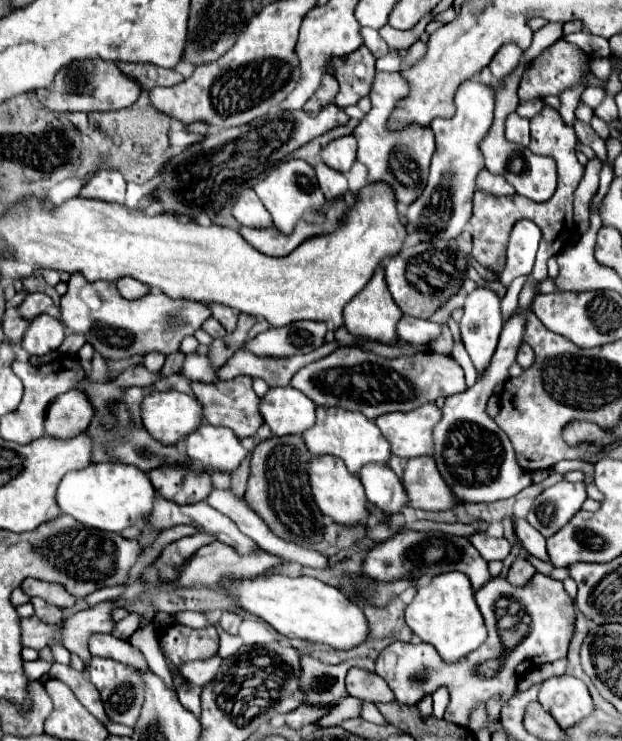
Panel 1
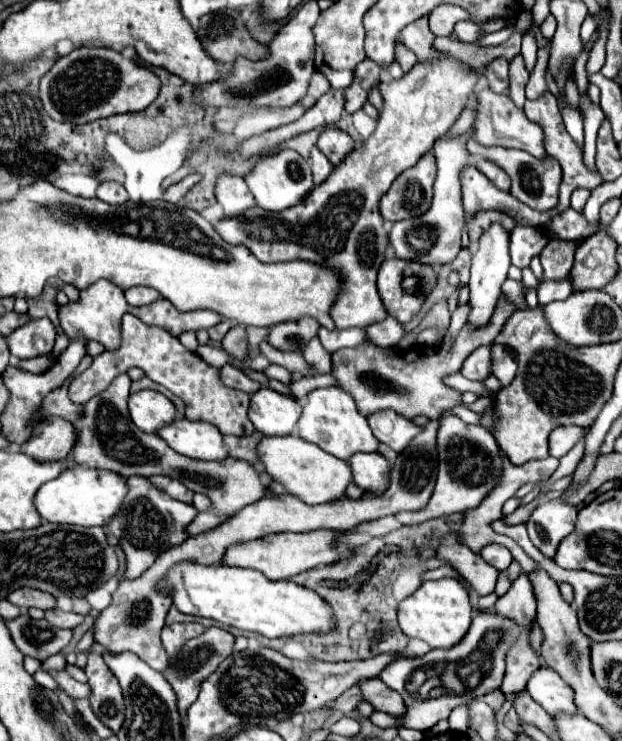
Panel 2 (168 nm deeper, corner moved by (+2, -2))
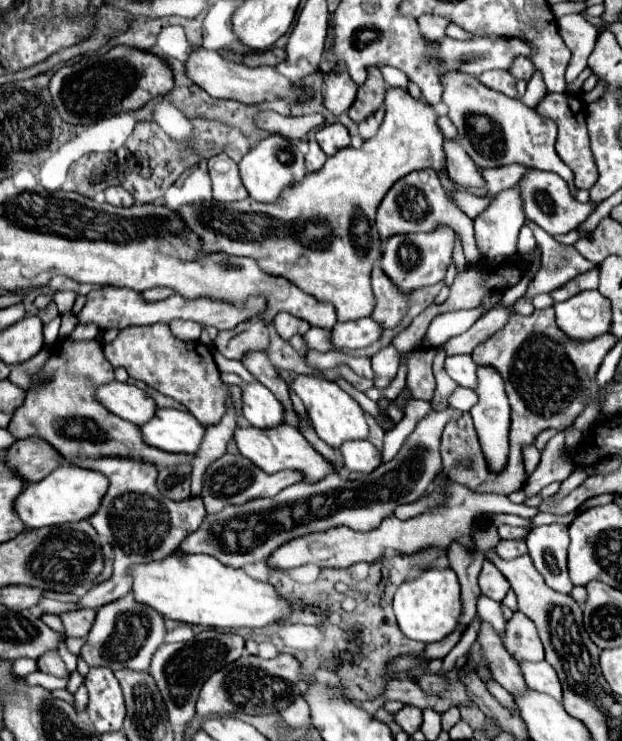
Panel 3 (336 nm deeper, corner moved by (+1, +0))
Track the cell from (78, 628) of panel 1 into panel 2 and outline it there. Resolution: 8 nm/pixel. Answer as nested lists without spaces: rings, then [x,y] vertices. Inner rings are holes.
[[[26,613],[6,623],[10,627],[12,639],[16,647],[38,661],[48,659],[50,655],[56,655],[68,647],[72,641],[74,631],[70,629],[56,629],[48,621],[34,621]]]

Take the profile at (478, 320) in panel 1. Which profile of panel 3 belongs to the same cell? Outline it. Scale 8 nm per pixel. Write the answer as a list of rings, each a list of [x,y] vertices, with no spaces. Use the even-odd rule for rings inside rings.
[[[519,187],[495,195],[489,207],[473,219],[475,241],[483,257],[507,257],[517,251],[517,235],[525,223]]]

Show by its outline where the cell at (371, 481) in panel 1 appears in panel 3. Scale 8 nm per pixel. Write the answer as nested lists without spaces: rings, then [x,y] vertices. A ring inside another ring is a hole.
[[[367,439],[345,441],[339,447],[339,453],[341,453],[343,463],[349,471],[371,473],[373,469],[377,469],[377,465],[381,465],[381,453]]]

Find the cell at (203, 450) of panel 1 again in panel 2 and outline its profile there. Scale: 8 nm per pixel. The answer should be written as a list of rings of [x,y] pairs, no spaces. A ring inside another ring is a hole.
[[[178,419],[158,433],[174,451],[190,459],[200,461],[222,461],[228,457],[224,447],[224,435],[216,427],[204,421]]]

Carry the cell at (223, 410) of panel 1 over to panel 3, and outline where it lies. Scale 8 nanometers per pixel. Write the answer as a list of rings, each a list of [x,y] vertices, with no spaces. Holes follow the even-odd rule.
[[[165,323],[123,329],[115,341],[103,347],[103,351],[113,367],[125,367],[129,377],[143,381],[163,395],[183,403],[201,425],[215,425],[221,421],[227,393],[233,395],[235,409],[241,411],[241,389],[235,385],[225,385],[219,379],[219,369],[213,361],[211,349],[199,341],[179,341],[171,335]]]

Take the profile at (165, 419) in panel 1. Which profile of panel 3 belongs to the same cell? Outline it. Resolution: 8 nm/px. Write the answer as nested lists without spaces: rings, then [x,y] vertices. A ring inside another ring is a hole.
[[[113,381],[107,385],[99,385],[95,391],[95,397],[107,411],[111,411],[113,415],[123,417],[135,425],[149,421],[149,417],[153,415],[153,409],[155,409],[153,399],[145,391],[141,391],[129,383]]]

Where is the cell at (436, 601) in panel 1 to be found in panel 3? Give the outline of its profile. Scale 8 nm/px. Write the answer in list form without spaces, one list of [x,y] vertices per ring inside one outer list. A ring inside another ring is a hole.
[[[439,567],[425,569],[419,577],[411,581],[403,581],[399,585],[393,599],[393,609],[401,631],[409,639],[415,639],[421,643],[441,641],[457,627],[457,617],[461,615],[457,575],[451,569],[439,569]]]

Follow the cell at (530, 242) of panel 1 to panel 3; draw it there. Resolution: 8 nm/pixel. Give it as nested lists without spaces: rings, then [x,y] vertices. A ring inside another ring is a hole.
[[[523,227],[521,233],[519,233],[519,253],[527,253],[531,249],[535,249],[535,237],[533,237],[533,231],[529,227]]]

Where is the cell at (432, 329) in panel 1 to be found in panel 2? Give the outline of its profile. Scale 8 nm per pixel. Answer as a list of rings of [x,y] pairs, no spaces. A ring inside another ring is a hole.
[[[386,317],[384,323],[372,325],[370,329],[366,329],[366,333],[368,333],[370,341],[376,341],[376,345],[380,345],[380,347],[394,347],[404,339],[406,329],[394,317]]]

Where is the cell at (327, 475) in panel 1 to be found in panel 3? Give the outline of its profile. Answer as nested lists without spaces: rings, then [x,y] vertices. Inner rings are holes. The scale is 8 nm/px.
[[[281,423],[277,427],[269,427],[269,429],[257,429],[251,425],[243,425],[243,427],[237,425],[237,429],[233,433],[233,441],[235,441],[239,453],[243,457],[247,457],[249,461],[253,461],[265,473],[279,473],[285,469],[297,469],[297,471],[305,473],[307,481],[321,481],[321,477],[335,471],[331,467],[331,463],[327,459],[323,459],[307,443],[307,439],[301,435],[301,431],[297,427],[287,425],[287,423]]]

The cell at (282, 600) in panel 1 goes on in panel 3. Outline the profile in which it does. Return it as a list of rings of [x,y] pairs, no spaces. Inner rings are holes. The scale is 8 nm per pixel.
[[[175,551],[161,561],[137,563],[129,569],[133,577],[133,599],[149,605],[165,619],[203,627],[265,627],[291,615],[291,607],[279,593],[263,581],[249,577],[243,569],[233,569],[209,555],[189,555]]]

